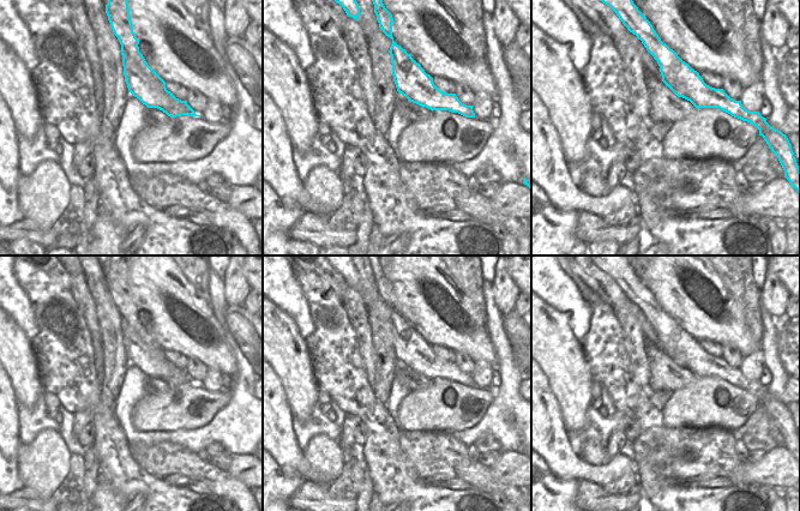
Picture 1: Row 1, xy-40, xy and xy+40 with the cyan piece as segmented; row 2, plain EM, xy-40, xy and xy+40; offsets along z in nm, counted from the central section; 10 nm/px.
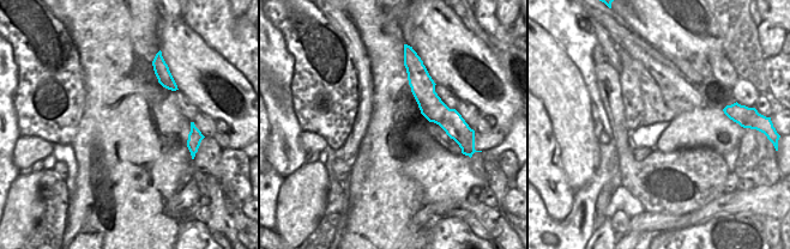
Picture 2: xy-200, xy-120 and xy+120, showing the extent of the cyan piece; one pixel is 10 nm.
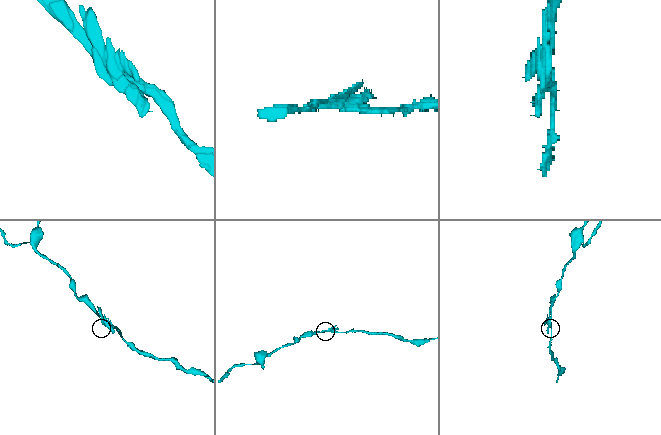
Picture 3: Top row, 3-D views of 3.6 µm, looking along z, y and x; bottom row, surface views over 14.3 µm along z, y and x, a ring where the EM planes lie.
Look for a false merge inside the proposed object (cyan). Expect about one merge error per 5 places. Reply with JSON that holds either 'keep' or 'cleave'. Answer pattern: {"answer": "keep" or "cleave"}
{"answer": "keep"}

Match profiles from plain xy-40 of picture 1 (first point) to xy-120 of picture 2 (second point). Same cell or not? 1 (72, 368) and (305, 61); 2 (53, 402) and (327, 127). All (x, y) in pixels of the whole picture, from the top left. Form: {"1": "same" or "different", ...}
{"1": "same", "2": "different"}

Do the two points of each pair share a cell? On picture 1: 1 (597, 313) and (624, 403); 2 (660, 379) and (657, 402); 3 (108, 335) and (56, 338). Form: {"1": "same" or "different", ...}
{"1": "same", "2": "different", "3": "same"}

